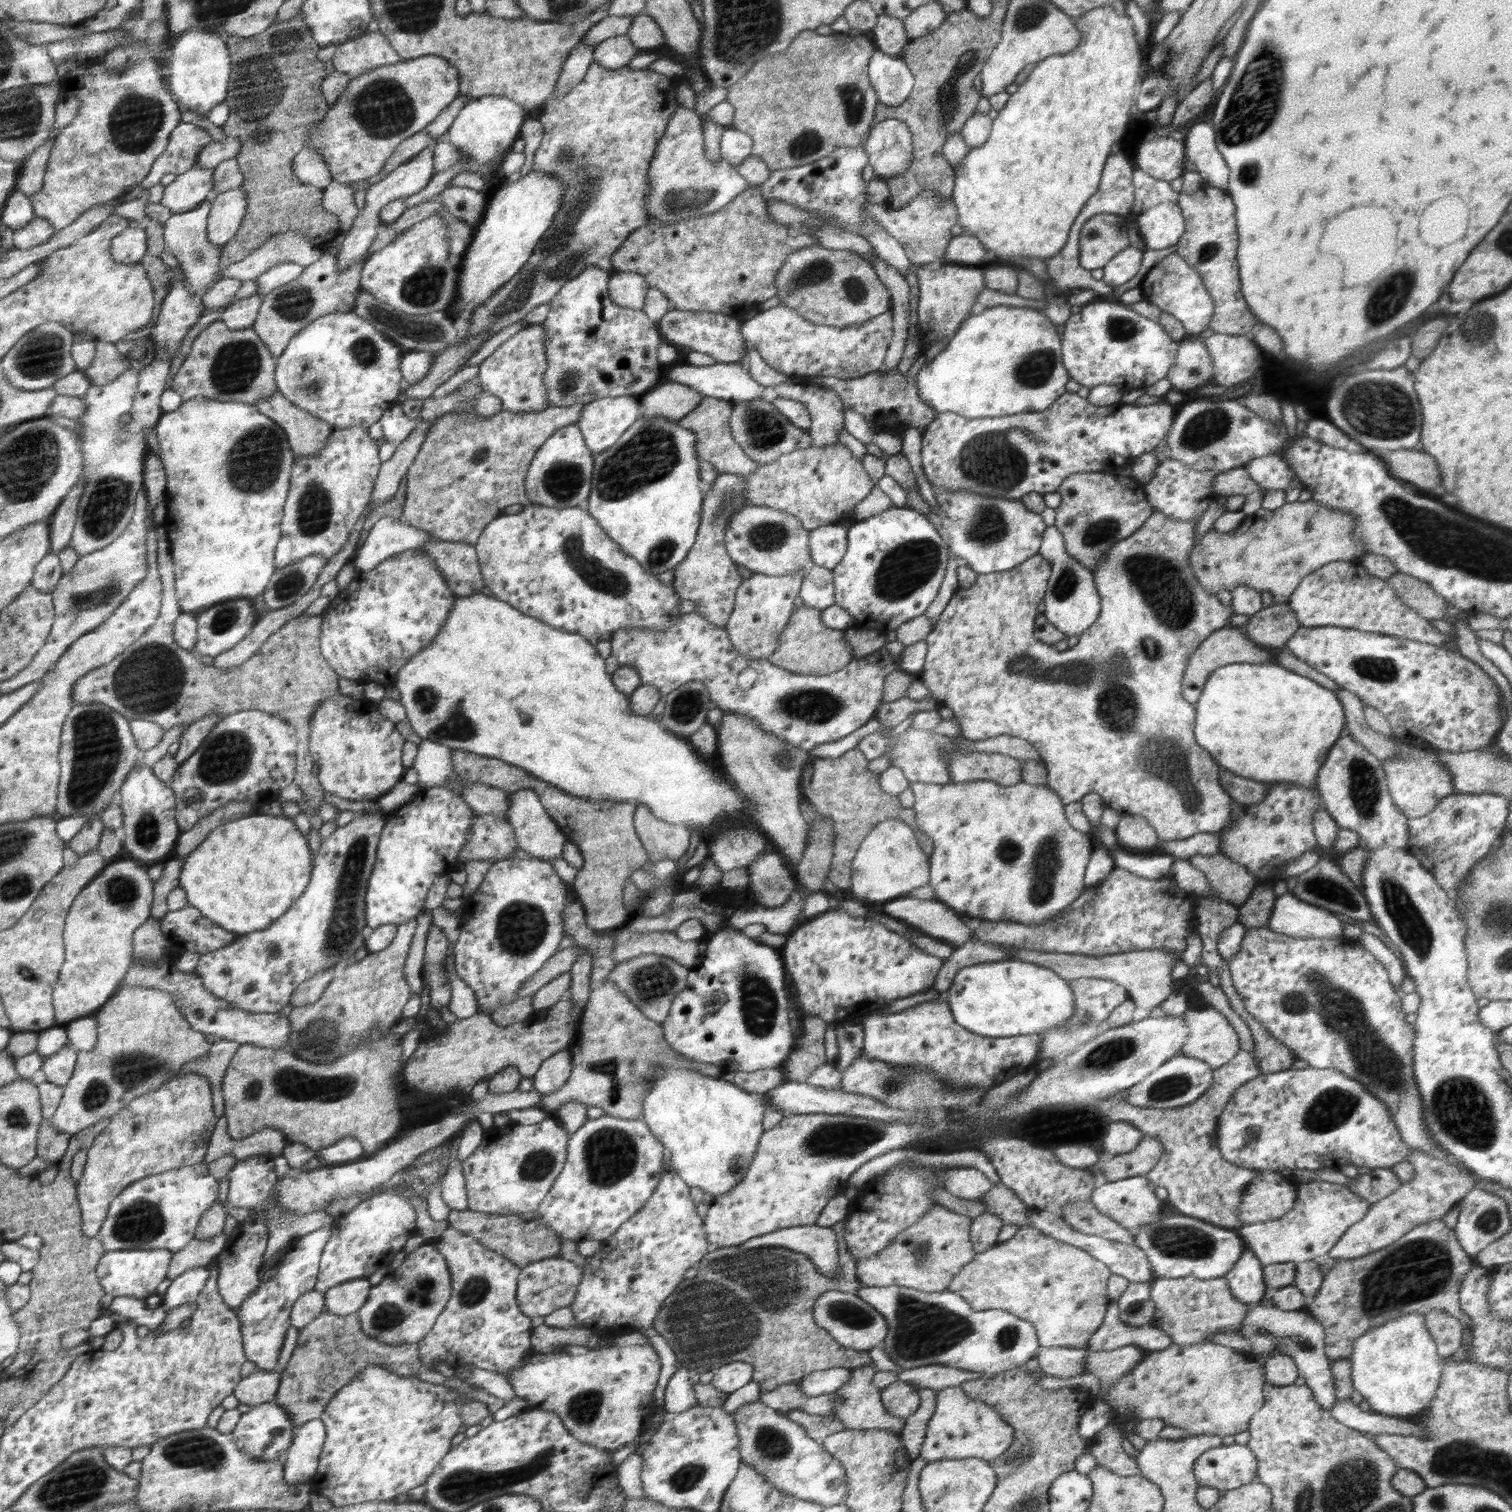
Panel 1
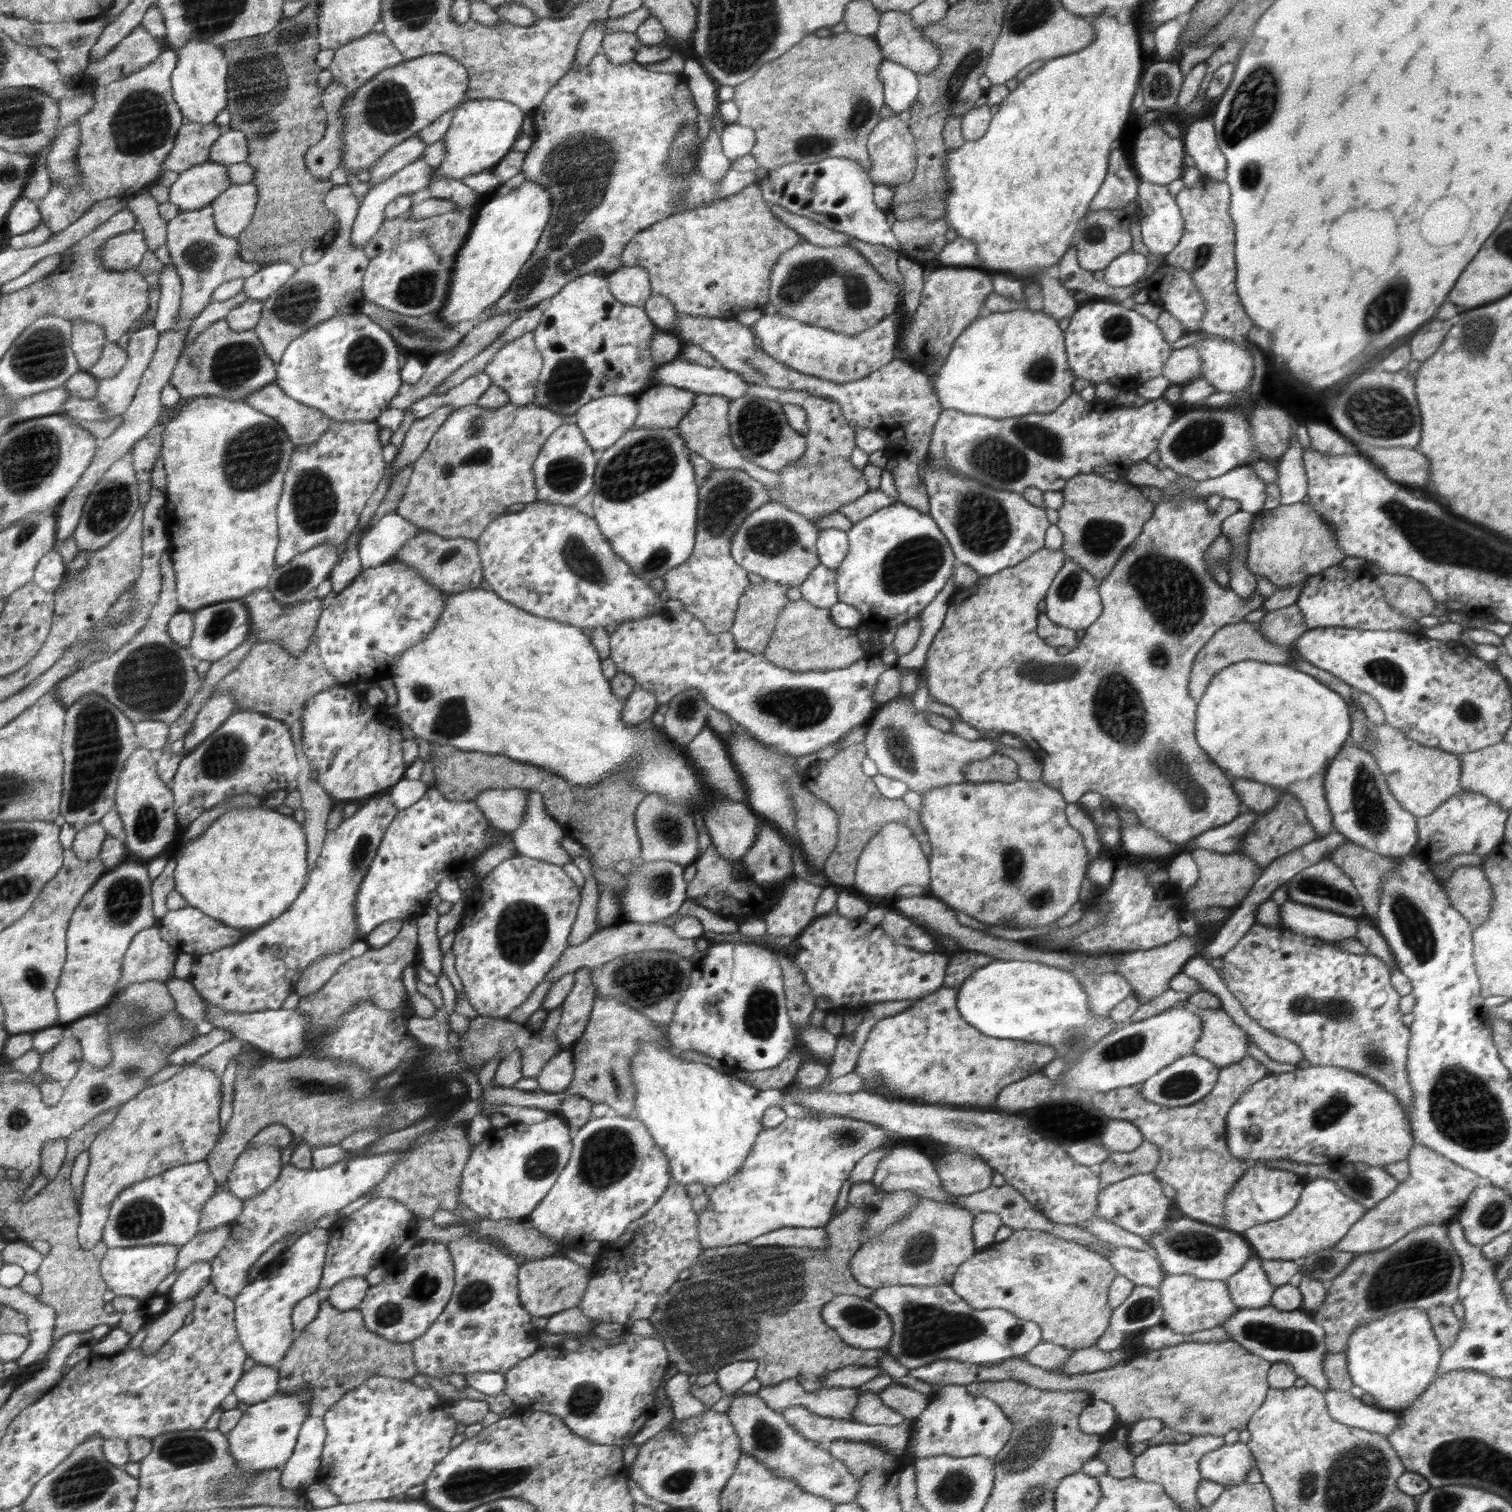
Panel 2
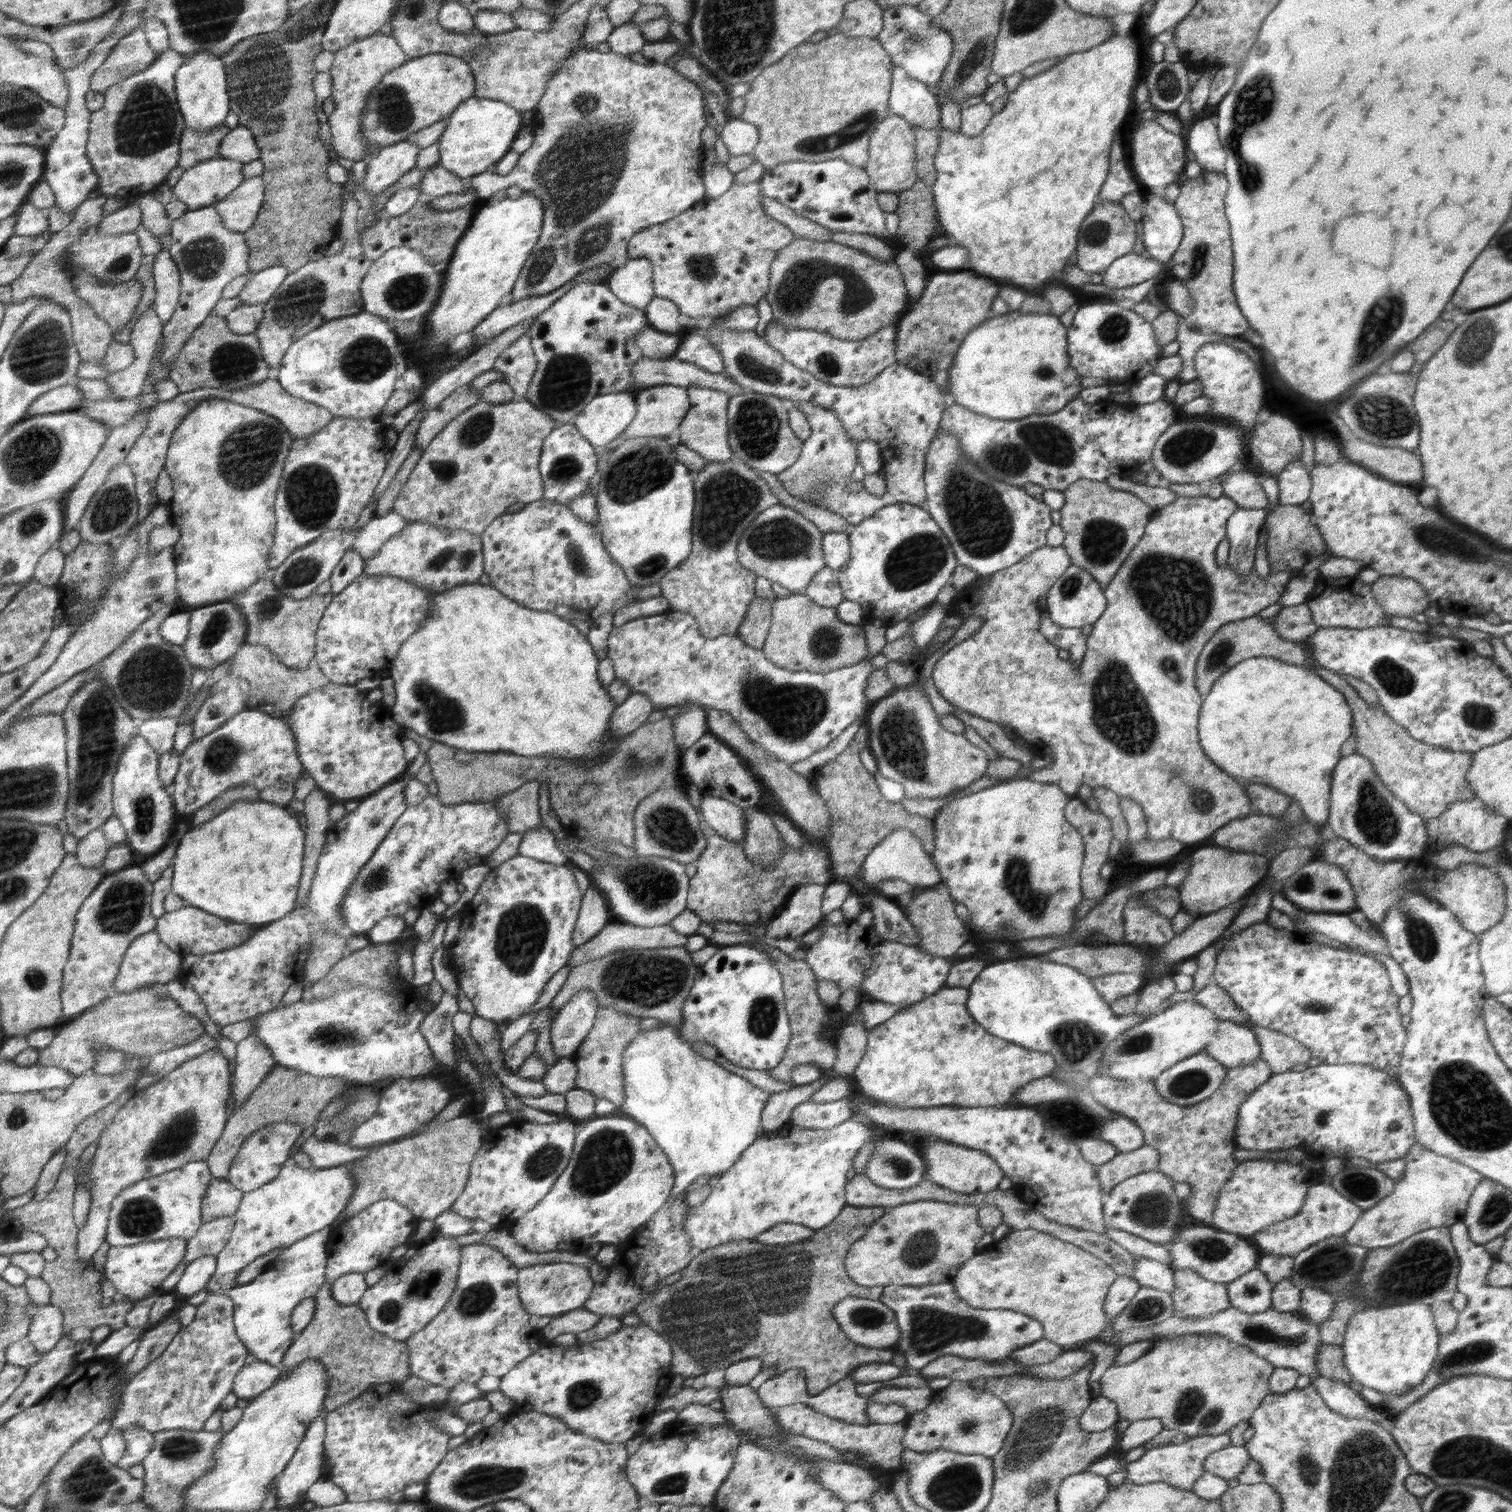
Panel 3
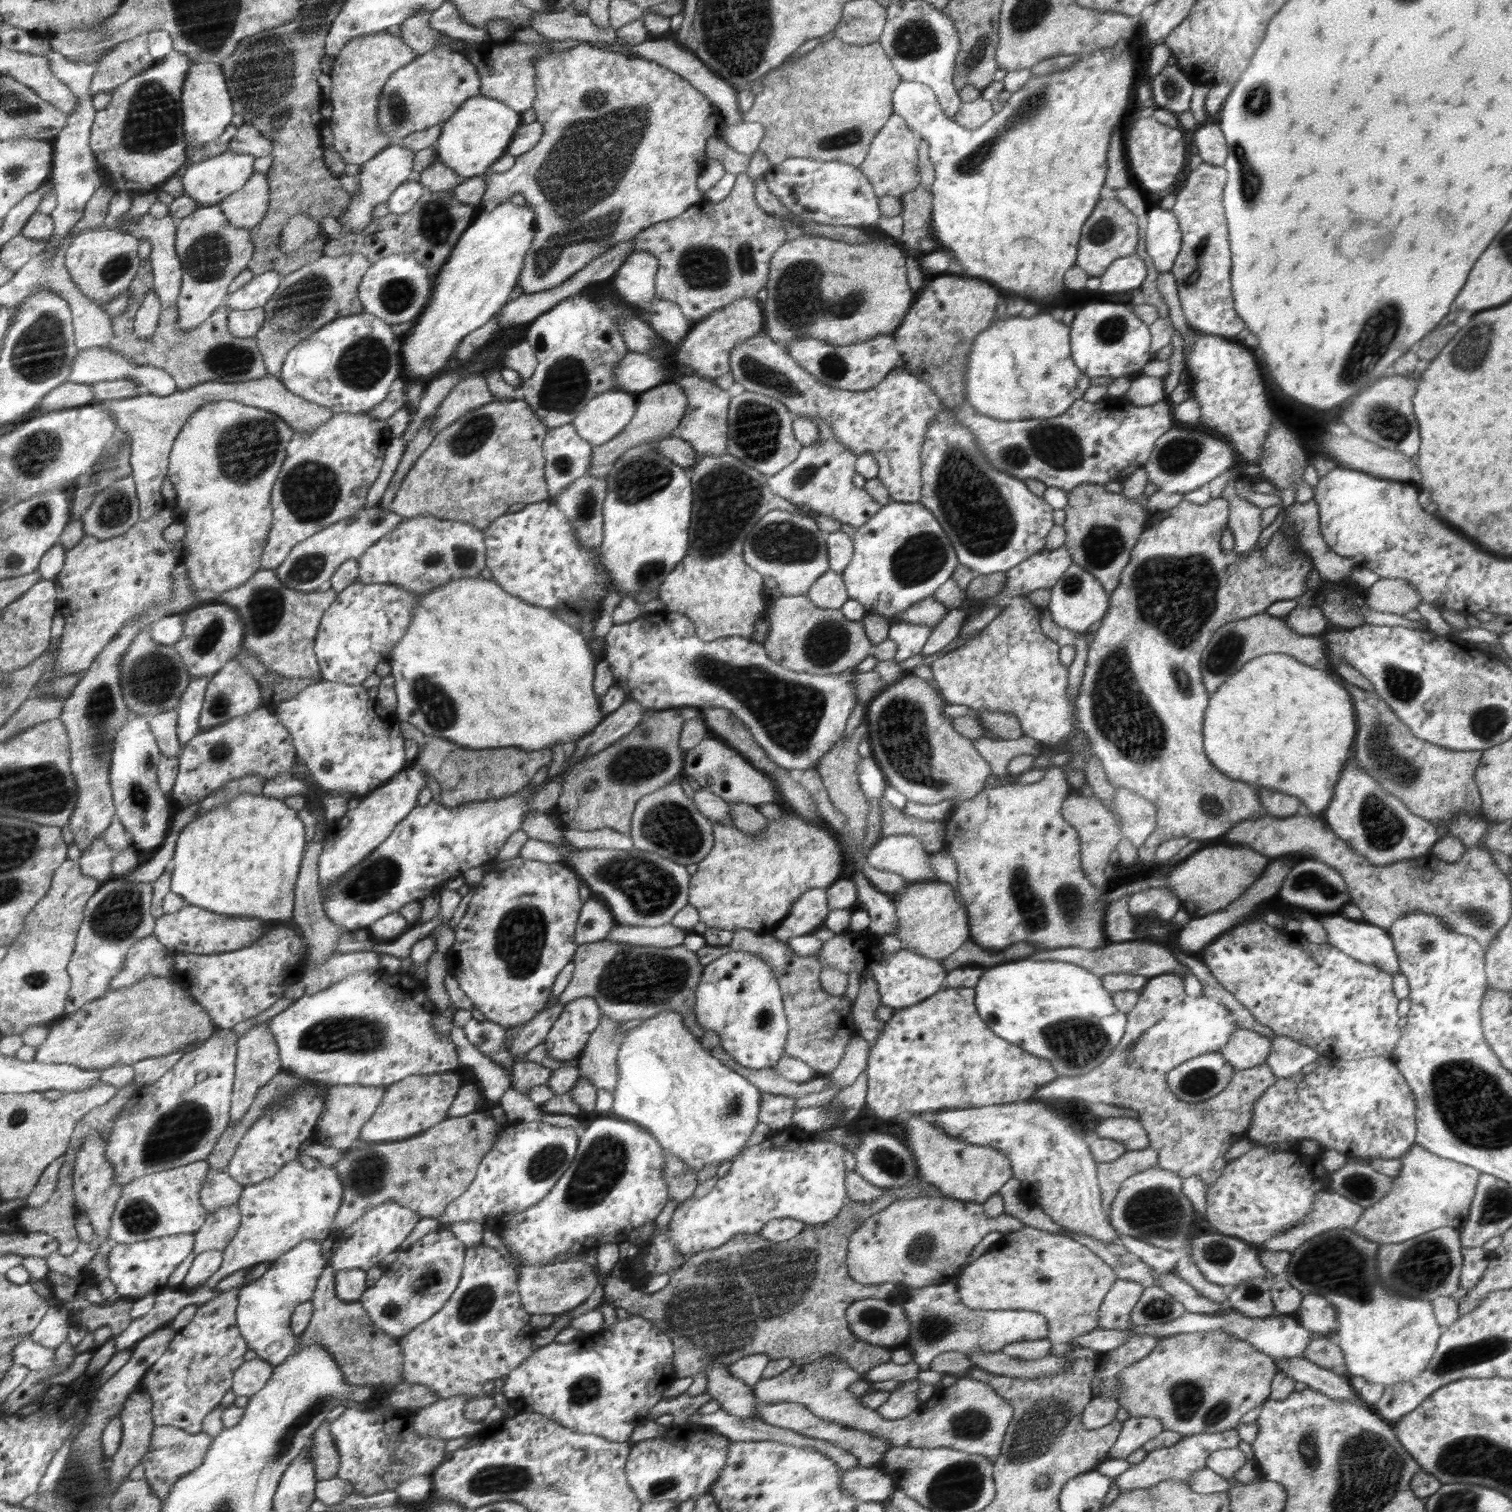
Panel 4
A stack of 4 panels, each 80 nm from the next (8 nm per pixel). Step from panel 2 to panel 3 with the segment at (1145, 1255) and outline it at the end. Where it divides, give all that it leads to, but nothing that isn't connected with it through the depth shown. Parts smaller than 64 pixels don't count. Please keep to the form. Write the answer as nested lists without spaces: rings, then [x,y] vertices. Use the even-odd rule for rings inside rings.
[[[1135,1256],[1134,1274],[1132,1279],[1141,1286],[1154,1288],[1167,1293],[1176,1290],[1174,1274],[1170,1266],[1163,1265],[1157,1260]]]

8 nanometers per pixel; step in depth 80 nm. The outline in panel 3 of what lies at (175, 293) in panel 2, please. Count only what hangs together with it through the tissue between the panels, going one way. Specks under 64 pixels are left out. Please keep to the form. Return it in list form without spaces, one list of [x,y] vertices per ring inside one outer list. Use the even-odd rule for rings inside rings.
[[[163,236],[163,250],[154,256],[153,278],[156,281],[157,296],[154,302],[154,311],[160,318],[160,323],[166,325],[168,320],[177,311],[181,297],[181,270],[178,269],[177,262],[168,253],[166,245],[167,236]]]

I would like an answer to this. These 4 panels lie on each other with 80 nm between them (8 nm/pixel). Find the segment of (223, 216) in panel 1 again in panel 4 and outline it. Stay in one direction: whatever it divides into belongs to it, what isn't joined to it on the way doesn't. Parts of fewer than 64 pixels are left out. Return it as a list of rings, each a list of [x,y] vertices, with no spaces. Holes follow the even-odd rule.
[[[254,173],[240,191],[218,204],[232,228],[251,229],[264,220],[270,202],[268,184],[265,173]]]

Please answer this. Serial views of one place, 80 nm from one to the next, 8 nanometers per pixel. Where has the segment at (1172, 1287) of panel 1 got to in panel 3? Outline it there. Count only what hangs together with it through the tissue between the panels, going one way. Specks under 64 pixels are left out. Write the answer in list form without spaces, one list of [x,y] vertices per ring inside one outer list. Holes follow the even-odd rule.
[[[1182,1268],[1173,1274],[1176,1290],[1169,1295],[1175,1316],[1200,1320],[1231,1307],[1226,1284],[1202,1279],[1190,1268]]]

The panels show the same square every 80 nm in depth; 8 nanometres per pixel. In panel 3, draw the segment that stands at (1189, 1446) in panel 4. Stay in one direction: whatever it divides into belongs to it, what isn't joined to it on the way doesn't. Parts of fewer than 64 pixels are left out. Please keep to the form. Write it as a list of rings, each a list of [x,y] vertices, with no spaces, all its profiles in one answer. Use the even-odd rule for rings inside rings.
[[[1224,1433],[1216,1436],[1189,1437],[1182,1444],[1167,1444],[1151,1448],[1145,1451],[1138,1460],[1129,1463],[1125,1480],[1132,1481],[1132,1484],[1140,1485],[1168,1483],[1168,1485],[1176,1487],[1176,1489],[1192,1491],[1194,1483],[1205,1471],[1202,1466],[1205,1456],[1230,1444],[1229,1433]]]

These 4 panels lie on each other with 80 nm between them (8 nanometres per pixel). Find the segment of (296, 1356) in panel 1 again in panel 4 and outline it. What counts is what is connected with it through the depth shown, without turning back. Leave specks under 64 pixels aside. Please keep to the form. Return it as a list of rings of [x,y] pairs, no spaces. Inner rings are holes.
[[[332,1265],[325,1268],[317,1291],[309,1301],[313,1304],[312,1322],[300,1335],[302,1342],[294,1351],[302,1351],[305,1347],[322,1345],[330,1350],[337,1361],[337,1367],[344,1372],[345,1382],[354,1386],[381,1386],[382,1384],[397,1384],[404,1370],[404,1350],[399,1339],[386,1334],[370,1320],[362,1304],[344,1301],[337,1296],[337,1270]]]

